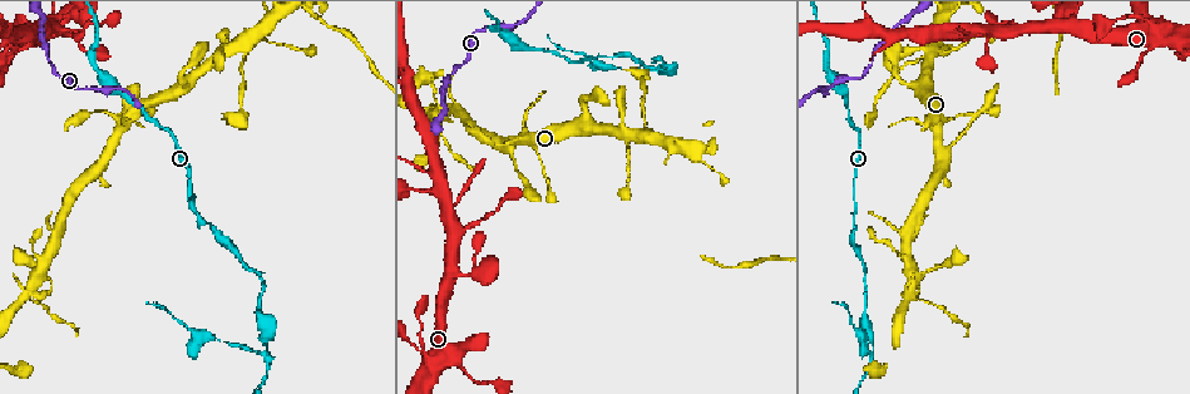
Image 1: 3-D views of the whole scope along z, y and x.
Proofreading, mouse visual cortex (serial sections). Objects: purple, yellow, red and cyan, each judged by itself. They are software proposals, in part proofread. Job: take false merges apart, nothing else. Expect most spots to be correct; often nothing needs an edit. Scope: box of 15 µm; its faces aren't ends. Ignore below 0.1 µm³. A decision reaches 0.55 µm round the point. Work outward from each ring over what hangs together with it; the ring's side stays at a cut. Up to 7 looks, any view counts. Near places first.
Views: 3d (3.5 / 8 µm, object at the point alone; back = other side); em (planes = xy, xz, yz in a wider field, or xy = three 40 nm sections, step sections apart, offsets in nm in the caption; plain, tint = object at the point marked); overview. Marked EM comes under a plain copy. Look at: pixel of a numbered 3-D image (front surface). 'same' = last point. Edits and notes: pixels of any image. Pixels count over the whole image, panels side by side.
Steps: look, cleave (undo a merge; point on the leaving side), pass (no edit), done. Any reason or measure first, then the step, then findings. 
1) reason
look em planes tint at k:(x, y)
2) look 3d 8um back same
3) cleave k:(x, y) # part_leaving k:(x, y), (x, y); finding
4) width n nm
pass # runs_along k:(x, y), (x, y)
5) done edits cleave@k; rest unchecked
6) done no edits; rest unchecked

sudden change in width
look 3d 3.5um at 1:(74, 32)

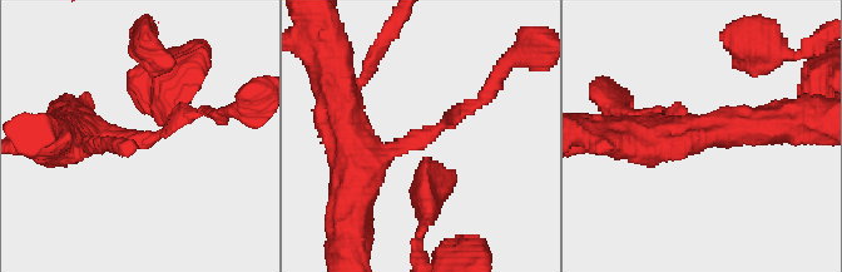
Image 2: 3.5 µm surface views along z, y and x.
arm_widths 150, 450 nm
look em xy step 2 tint at 2:(136, 141)

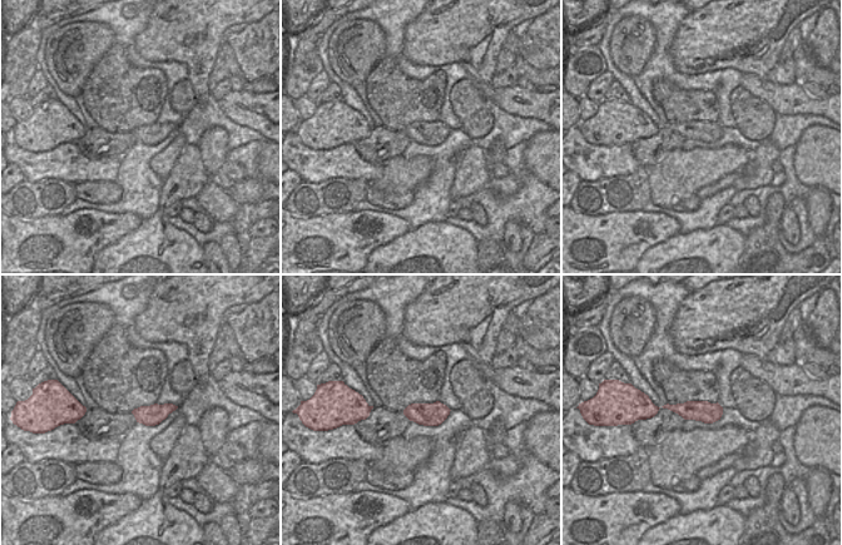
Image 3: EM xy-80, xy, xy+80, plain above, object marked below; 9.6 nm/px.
another direction
look em planes tint same

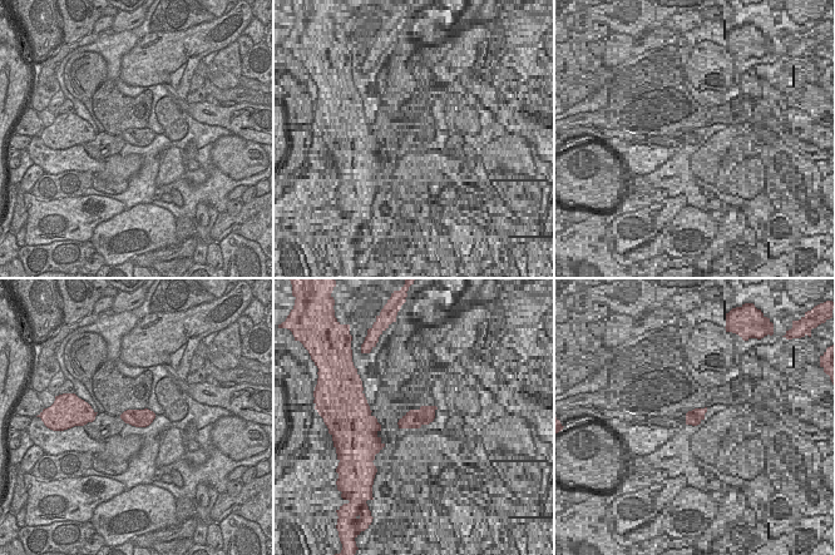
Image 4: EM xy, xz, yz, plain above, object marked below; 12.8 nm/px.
width 220 nm
pass # runs_along 2:(353, 181), (484, 94); all the same cell

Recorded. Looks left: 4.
a narrow waist
look 3d 8um at 1:(869, 64)

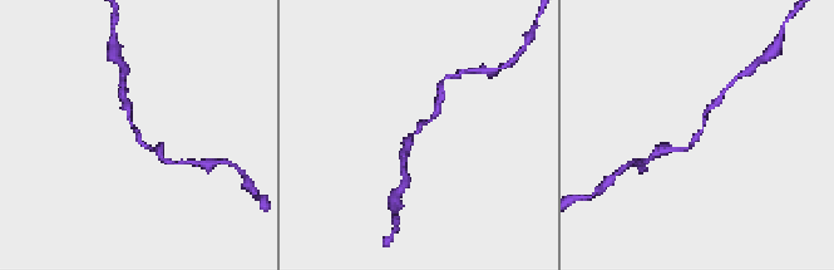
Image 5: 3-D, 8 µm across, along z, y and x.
look 3d 3.5um at 5:(132, 125)

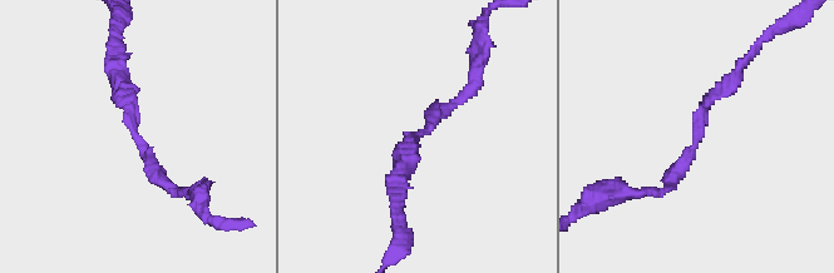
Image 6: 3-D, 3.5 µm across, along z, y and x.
arm_widths 150, 150 nm; need the tissue
look em planes tint at 6:(693, 145)

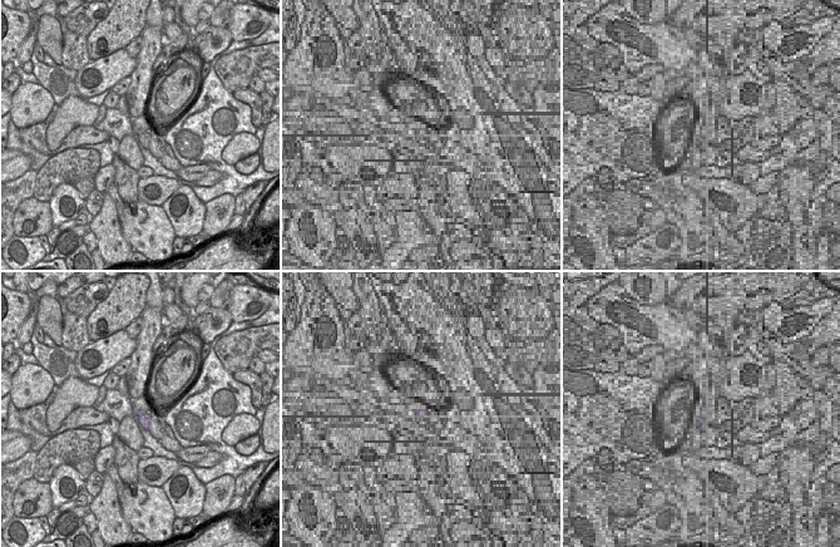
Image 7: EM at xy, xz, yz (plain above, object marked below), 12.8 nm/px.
pass # runs_along 6:(188, 189), (153, 174), (118, 82); one cell here

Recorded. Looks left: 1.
done no edits; rest unchecked

